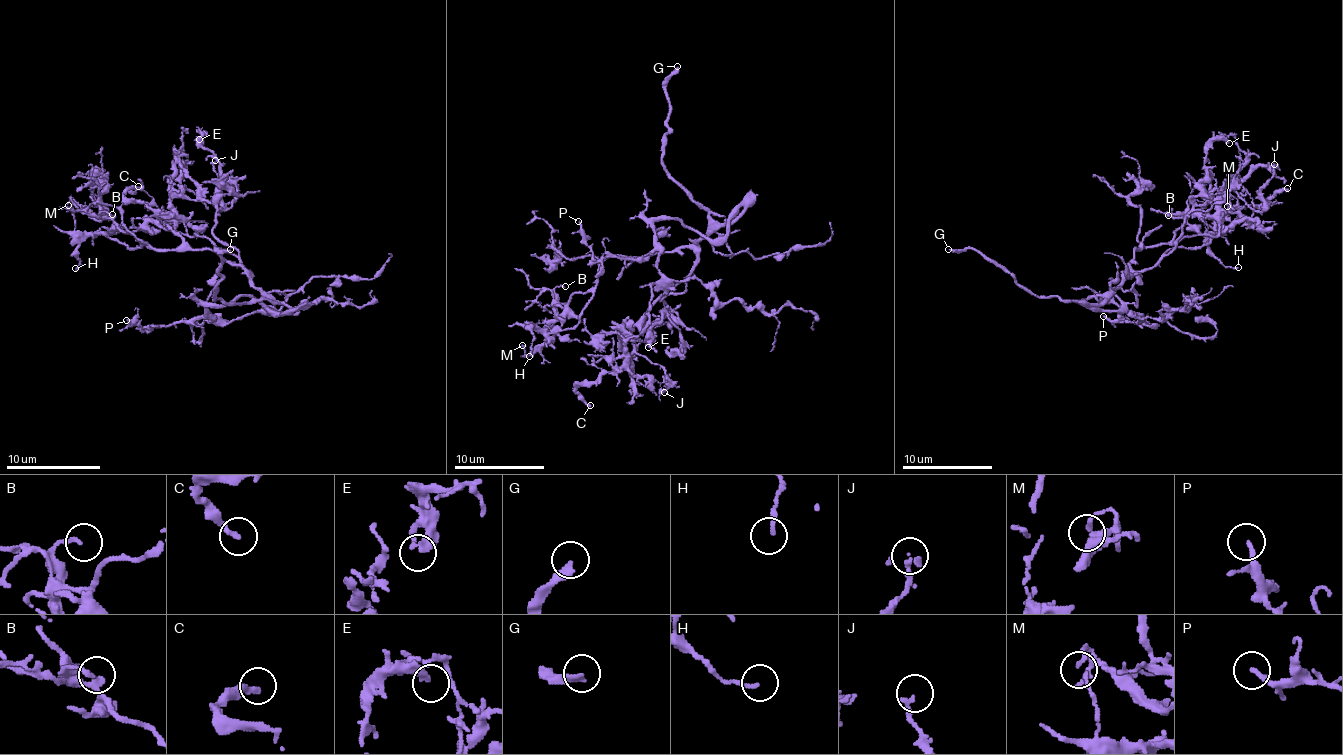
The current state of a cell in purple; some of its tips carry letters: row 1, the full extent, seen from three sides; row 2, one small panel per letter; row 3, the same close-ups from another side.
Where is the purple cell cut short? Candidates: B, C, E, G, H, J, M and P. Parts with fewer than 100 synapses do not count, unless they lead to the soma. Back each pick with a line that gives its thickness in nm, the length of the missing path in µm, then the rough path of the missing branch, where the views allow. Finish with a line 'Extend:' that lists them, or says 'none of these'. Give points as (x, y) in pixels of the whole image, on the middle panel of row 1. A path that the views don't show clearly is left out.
G: 260 nm thick; about 30 µm are missing
Extend: G

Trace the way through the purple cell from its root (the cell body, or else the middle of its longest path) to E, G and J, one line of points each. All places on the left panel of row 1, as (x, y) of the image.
E: (281, 306), (283, 294), (260, 292), (241, 261), (215, 245), (215, 207), (230, 186), (204, 134), (199, 139)
G: (281, 306), (286, 296), (276, 289), (246, 303), (213, 299), (213, 287), (220, 278), (218, 249), (230, 249)
J: (281, 306), (283, 294), (260, 292), (215, 245), (215, 207), (183, 195), (185, 186), (220, 207), (215, 160)

